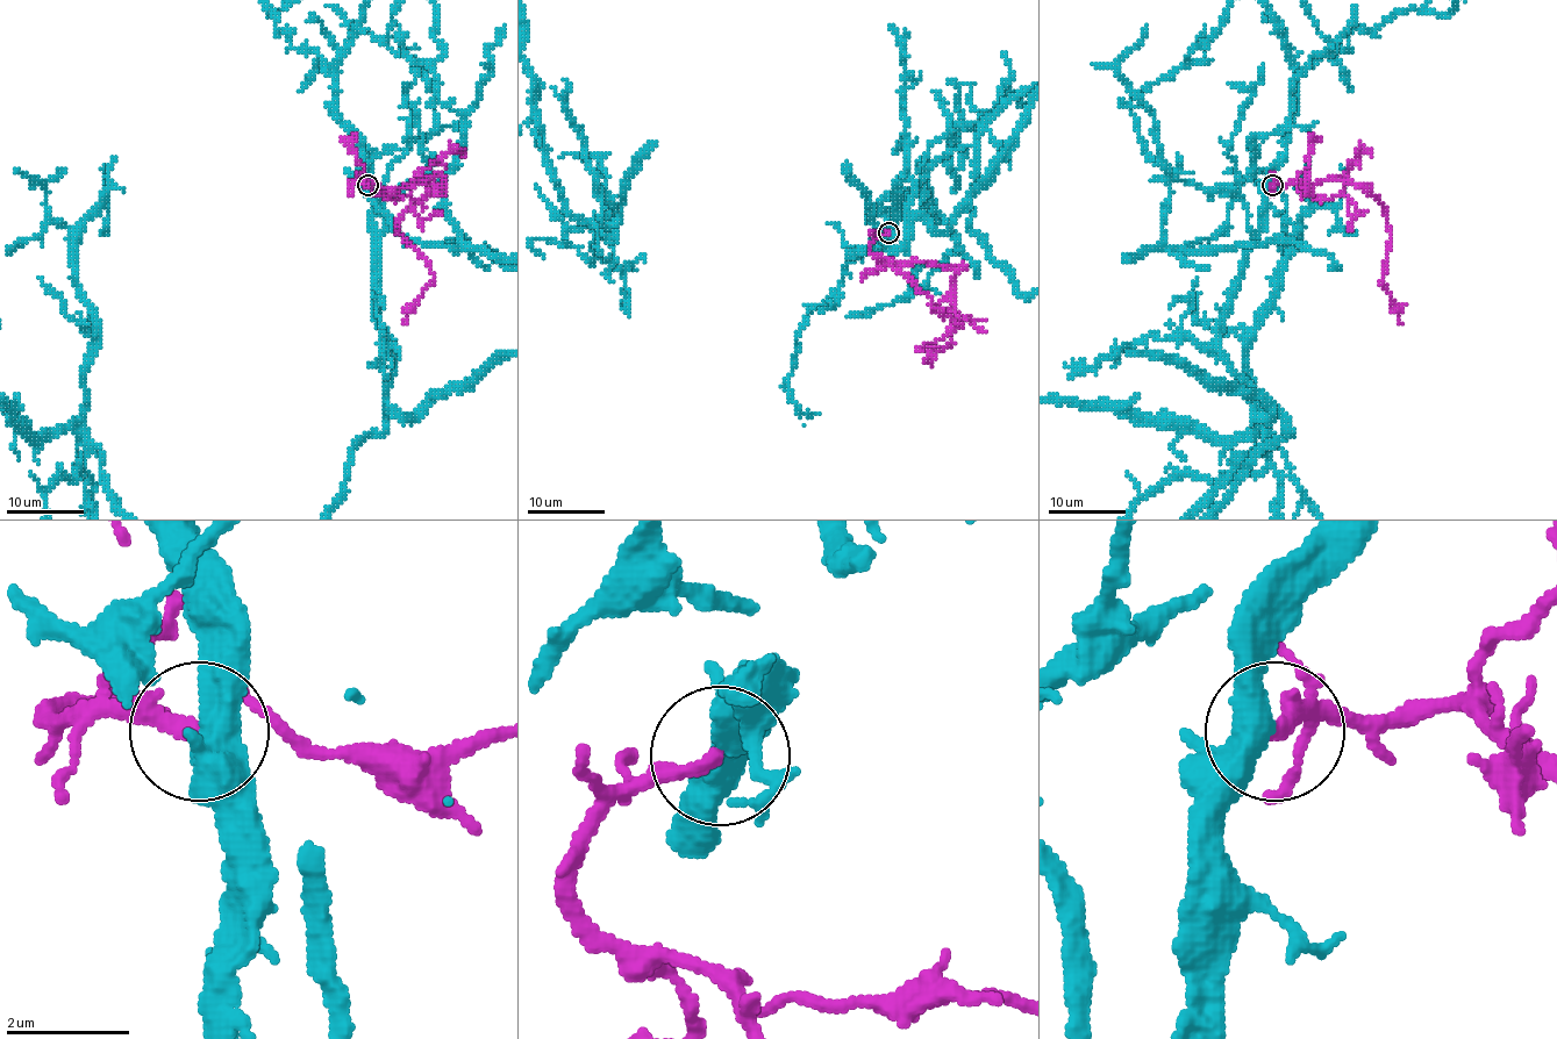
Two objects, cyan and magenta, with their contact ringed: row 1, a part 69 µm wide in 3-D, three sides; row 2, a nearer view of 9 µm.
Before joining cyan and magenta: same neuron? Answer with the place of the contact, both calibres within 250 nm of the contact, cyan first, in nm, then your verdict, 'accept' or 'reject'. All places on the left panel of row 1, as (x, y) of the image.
place (368, 185); calibres 480 and 240 nm; accept

